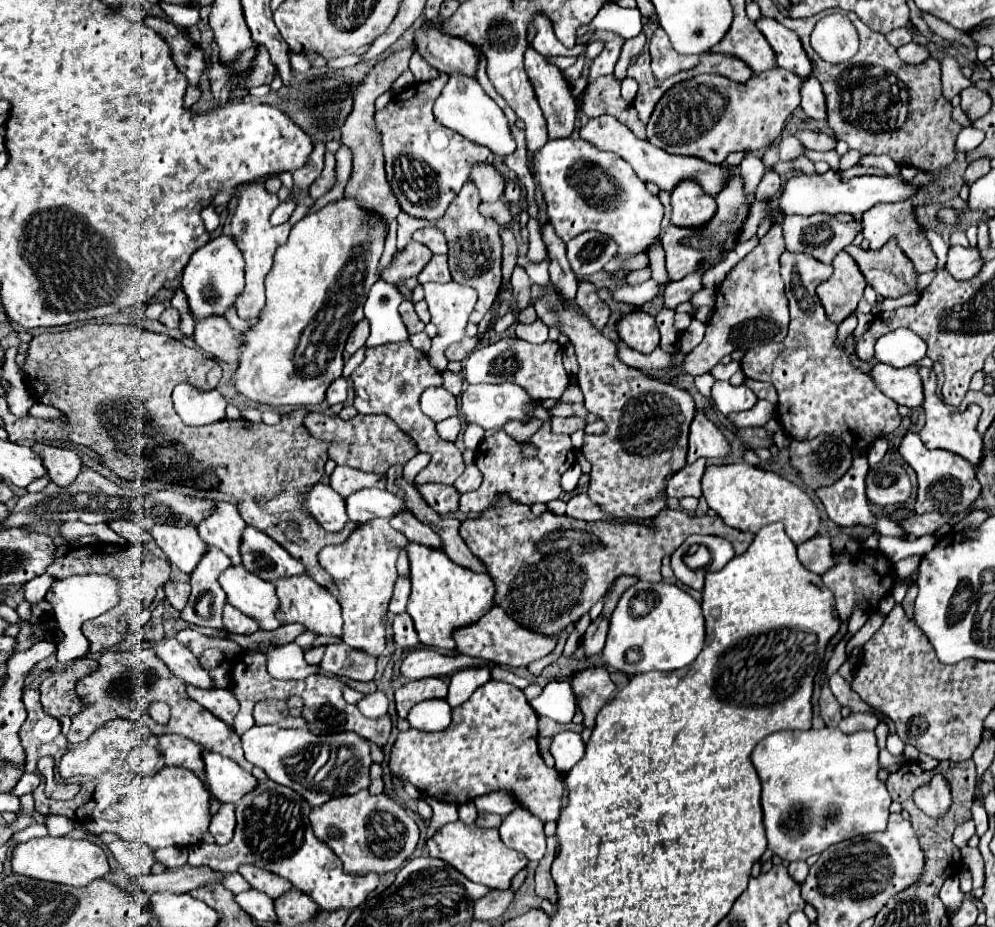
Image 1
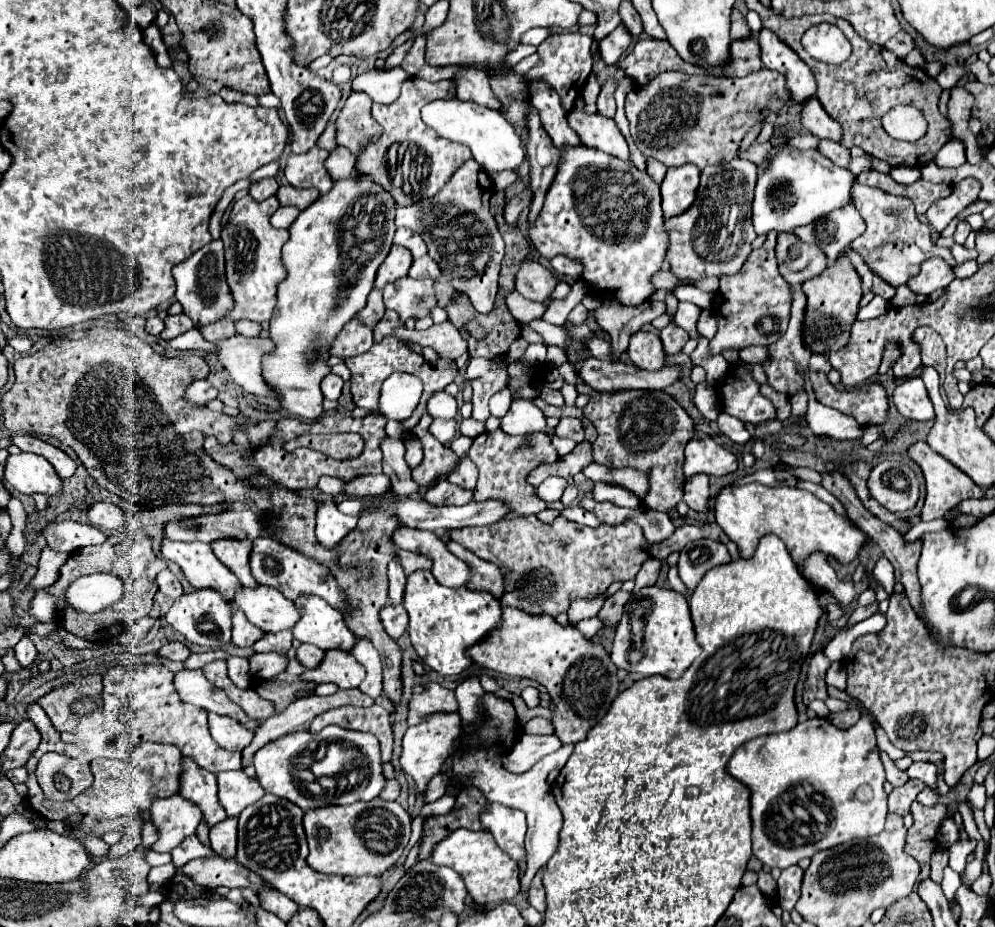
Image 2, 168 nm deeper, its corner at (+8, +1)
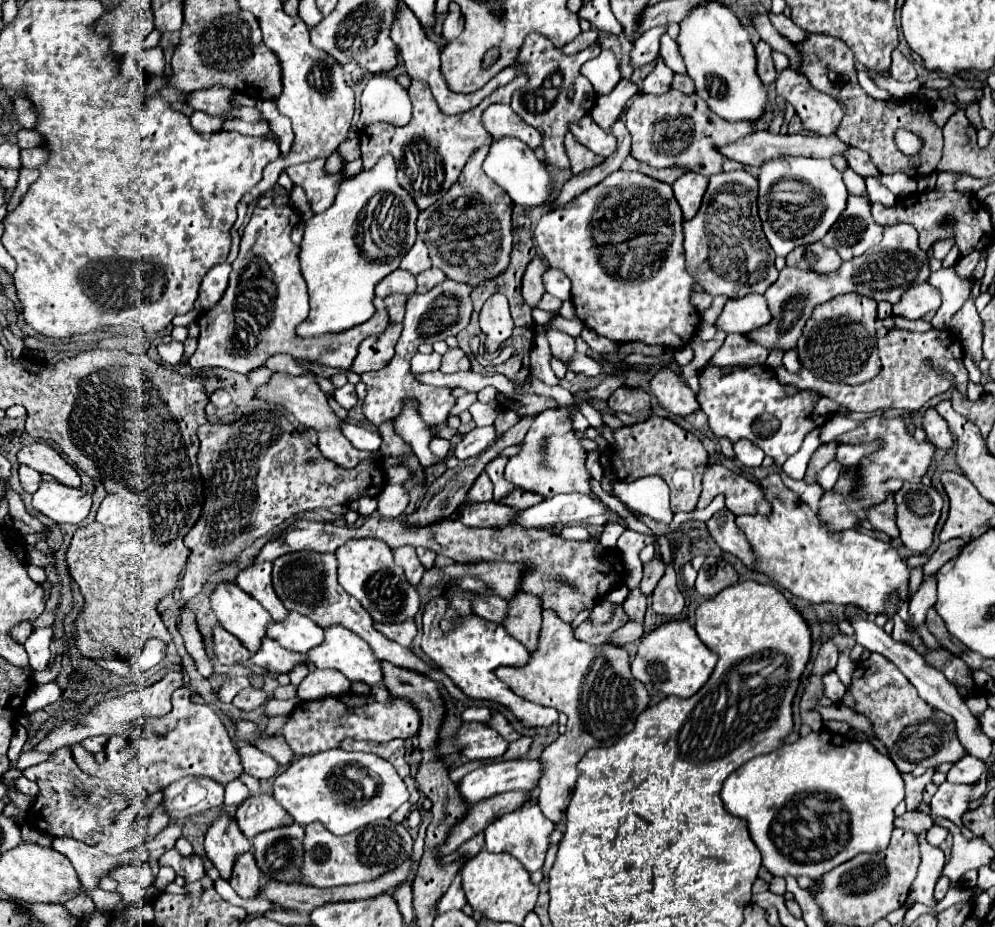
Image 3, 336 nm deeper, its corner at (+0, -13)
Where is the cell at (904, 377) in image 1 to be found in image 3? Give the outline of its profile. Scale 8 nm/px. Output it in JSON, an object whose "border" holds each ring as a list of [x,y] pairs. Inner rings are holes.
{"border":[[[929,408],[923,416],[923,430],[927,434],[927,440],[937,448],[949,450],[953,446],[953,436],[947,428],[947,422],[933,408]]]}

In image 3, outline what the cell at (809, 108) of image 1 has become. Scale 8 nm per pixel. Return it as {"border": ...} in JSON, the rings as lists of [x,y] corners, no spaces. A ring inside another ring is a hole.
{"border":[[[849,148],[847,154],[845,154],[845,158],[849,160],[851,168],[853,168],[859,176],[863,176],[863,178],[869,178],[869,176],[879,178],[879,170],[875,168],[875,164],[873,164],[871,158],[867,156],[867,152],[863,152],[863,150],[859,150],[859,148]]]}

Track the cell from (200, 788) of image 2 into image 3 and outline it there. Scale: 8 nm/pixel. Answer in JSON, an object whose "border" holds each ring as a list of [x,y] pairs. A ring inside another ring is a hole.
{"border":[[[219,816],[205,836],[205,852],[207,858],[213,862],[213,866],[219,870],[223,880],[231,878],[235,860],[251,850],[251,842],[243,836],[235,820],[229,820],[227,816]]]}

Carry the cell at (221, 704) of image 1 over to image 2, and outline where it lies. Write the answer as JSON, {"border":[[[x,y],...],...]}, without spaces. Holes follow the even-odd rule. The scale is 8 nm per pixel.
{"border":[[[207,714],[209,730],[213,740],[225,750],[243,750],[253,740],[253,732],[245,726],[239,726],[235,718],[227,718],[221,714]]]}

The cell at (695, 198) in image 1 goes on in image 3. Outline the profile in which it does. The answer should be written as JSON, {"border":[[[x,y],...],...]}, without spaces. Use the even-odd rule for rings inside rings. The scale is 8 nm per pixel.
{"border":[[[687,172],[673,182],[673,192],[683,210],[685,220],[689,220],[697,214],[697,210],[701,206],[701,198],[707,190],[707,182],[709,180],[705,176],[699,176],[695,172]]]}

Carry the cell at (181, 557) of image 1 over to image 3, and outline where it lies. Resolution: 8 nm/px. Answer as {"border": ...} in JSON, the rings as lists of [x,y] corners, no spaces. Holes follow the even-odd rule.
{"border":[[[219,584],[211,594],[211,606],[219,624],[237,636],[251,654],[267,638],[267,626],[273,622],[271,614],[237,584]]]}

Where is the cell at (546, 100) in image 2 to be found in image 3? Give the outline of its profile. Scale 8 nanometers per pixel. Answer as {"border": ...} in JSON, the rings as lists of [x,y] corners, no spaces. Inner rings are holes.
{"border":[[[571,134],[565,136],[565,148],[567,148],[567,156],[569,156],[569,162],[571,162],[573,174],[581,174],[585,170],[591,170],[605,160],[605,156],[593,154],[589,148],[581,146]]]}

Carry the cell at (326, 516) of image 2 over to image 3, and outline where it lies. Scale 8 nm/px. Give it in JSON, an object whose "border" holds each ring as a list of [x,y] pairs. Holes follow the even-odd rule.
{"border":[[[375,538],[349,540],[335,554],[339,560],[339,584],[361,602],[361,606],[371,614],[373,622],[399,624],[413,620],[419,614],[421,594],[415,586],[407,584],[405,572],[395,564],[393,552],[387,544]]]}

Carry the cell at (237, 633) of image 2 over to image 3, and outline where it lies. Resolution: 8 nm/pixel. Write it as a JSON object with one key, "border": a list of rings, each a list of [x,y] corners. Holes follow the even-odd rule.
{"border":[[[265,638],[259,652],[255,652],[251,656],[251,662],[257,666],[267,668],[273,674],[287,674],[291,672],[295,666],[299,664],[307,664],[307,656],[299,654],[299,652],[291,652],[285,650],[279,642]]]}

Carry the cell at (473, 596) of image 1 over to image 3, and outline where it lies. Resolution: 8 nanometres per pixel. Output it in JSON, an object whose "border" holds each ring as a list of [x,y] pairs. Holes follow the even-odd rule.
{"border":[[[439,596],[439,598],[431,600],[427,604],[427,608],[423,610],[421,648],[433,660],[433,664],[437,668],[441,668],[463,690],[465,696],[469,696],[473,700],[491,700],[491,702],[497,702],[501,706],[507,706],[525,728],[541,728],[541,726],[547,728],[547,726],[555,724],[559,720],[559,712],[555,708],[545,708],[545,706],[537,706],[533,702],[525,702],[523,698],[513,694],[507,688],[507,684],[503,684],[495,676],[495,670],[499,666],[517,666],[519,668],[519,666],[527,664],[529,652],[523,648],[523,644],[519,644],[519,640],[515,640],[499,624],[487,622],[475,614],[459,620],[459,626],[453,632],[445,634],[439,628],[439,622],[445,616],[447,608],[449,608],[447,600],[443,596]]]}

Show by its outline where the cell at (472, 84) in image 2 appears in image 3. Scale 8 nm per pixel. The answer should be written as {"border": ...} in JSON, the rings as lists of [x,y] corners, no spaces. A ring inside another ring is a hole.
{"border":[[[491,104],[483,112],[483,124],[495,138],[511,136],[511,138],[523,140],[523,144],[527,144],[533,150],[541,146],[539,130],[535,130],[535,128],[527,126],[523,120],[519,120],[519,116],[511,110],[511,106]]]}

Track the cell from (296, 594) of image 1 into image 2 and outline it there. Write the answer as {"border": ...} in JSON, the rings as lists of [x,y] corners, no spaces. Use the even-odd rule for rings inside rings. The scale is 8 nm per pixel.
{"border":[[[301,594],[293,602],[301,614],[299,624],[293,626],[293,636],[299,642],[315,644],[321,650],[349,650],[355,644],[355,636],[345,626],[341,612],[323,602],[323,598]]]}

